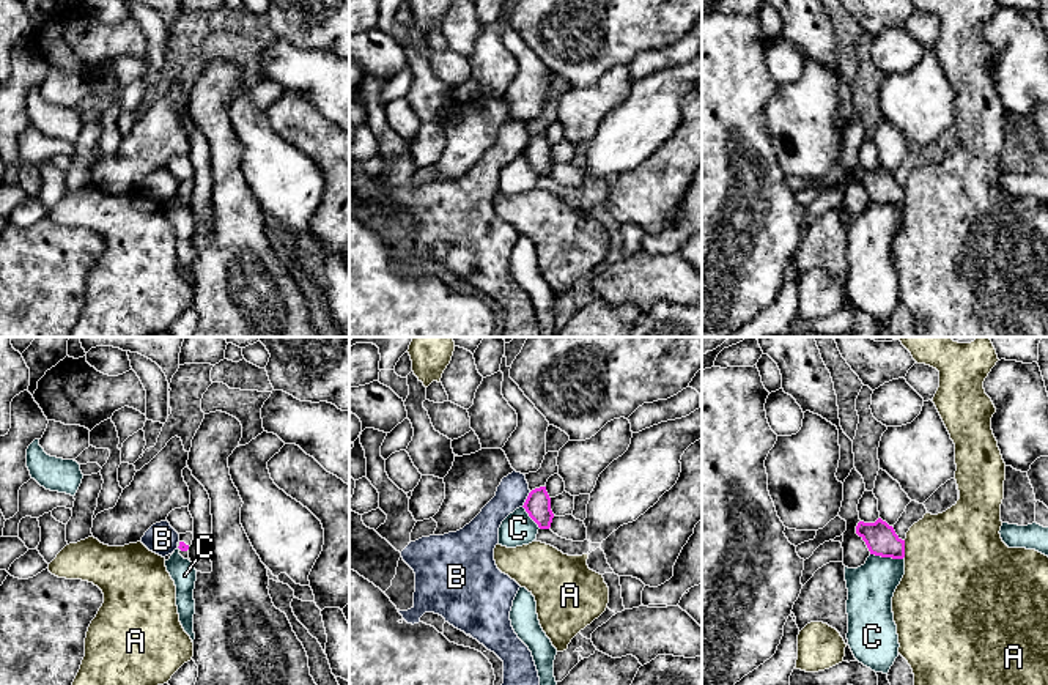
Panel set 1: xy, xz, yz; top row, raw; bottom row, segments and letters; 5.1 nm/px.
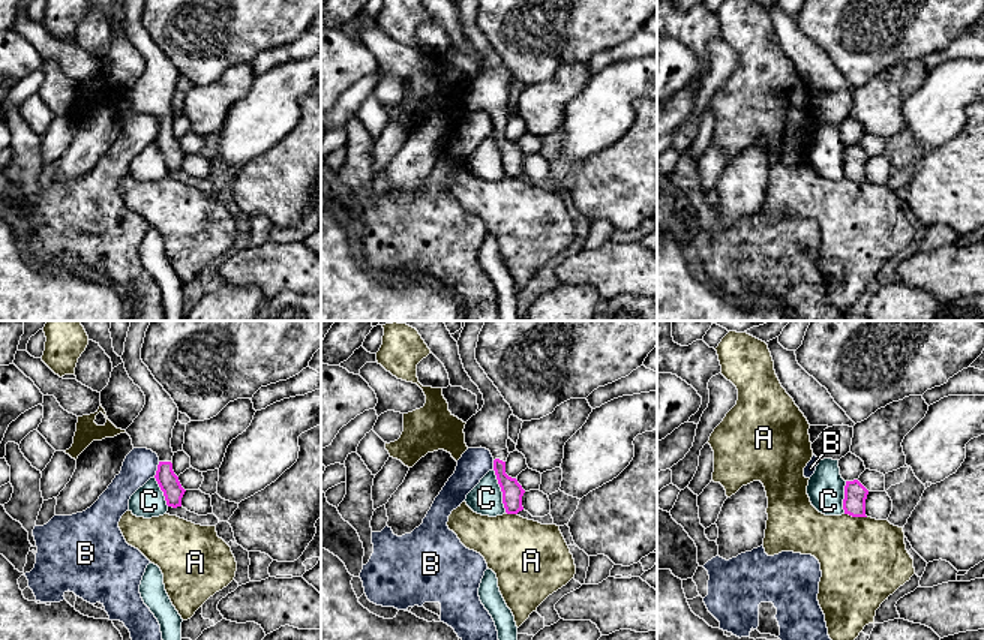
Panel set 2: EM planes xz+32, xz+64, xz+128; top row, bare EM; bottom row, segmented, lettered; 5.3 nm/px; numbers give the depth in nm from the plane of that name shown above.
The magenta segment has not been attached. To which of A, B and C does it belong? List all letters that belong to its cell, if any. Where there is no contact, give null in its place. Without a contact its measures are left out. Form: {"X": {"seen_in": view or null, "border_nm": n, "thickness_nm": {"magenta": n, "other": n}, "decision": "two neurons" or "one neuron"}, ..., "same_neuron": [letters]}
{"A": {"seen_in": "yz", "border_nm": 90, "thickness_nm": {"magenta": 160, "other": 480}, "decision": "two neurons"}, "B": {"seen_in": "xz", "border_nm": 90, "thickness_nm": {"magenta": 130, "other": 160}, "decision": "two neurons"}, "C": {"seen_in": "yz", "border_nm": 180, "thickness_nm": {"magenta": 160, "other": 240}, "decision": "two neurons"}, "same_neuron": []}

